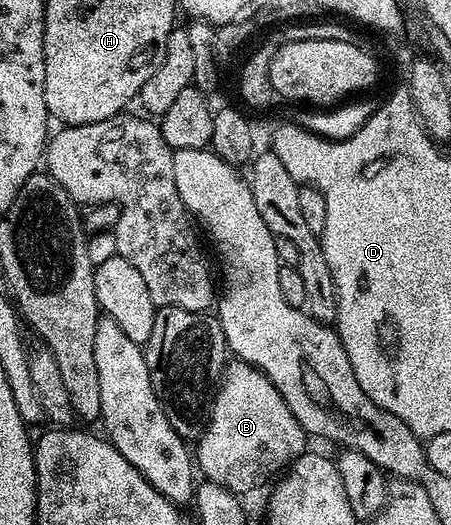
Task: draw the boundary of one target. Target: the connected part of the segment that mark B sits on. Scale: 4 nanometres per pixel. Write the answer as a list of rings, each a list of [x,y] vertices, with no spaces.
[[[232,361],[224,368],[223,376],[208,413],[208,428],[194,447],[194,463],[199,474],[207,482],[217,483],[234,494],[244,497],[247,491],[260,487],[271,475],[279,476],[299,455],[305,454],[306,432],[290,413],[290,405],[282,401],[282,393],[256,367],[248,363]]]

